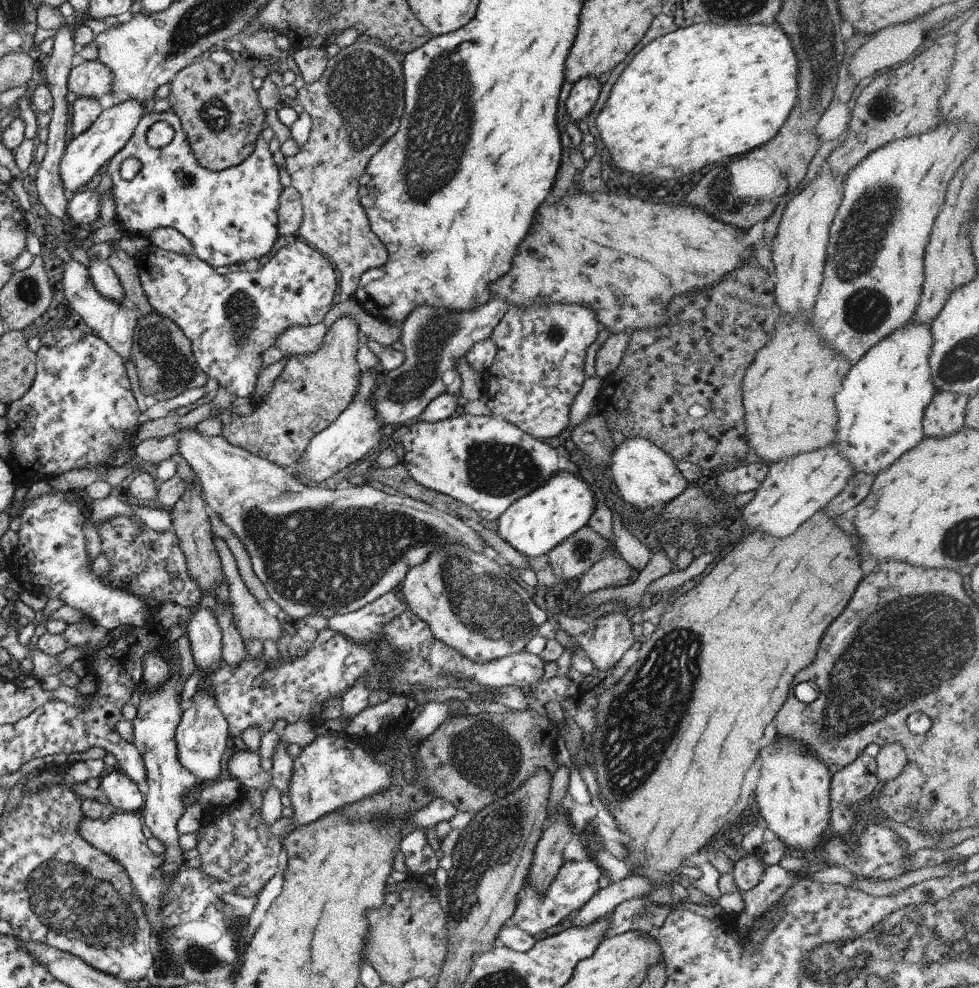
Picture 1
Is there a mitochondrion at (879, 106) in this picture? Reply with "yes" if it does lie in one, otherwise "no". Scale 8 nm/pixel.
yes

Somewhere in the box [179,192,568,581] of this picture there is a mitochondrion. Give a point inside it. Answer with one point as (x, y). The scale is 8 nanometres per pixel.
(498, 469)

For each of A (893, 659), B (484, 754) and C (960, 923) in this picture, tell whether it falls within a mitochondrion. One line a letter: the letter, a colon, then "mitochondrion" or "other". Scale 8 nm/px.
A: mitochondrion
B: mitochondrion
C: mitochondrion

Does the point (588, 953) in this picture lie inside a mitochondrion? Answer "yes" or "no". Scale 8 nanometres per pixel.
no

